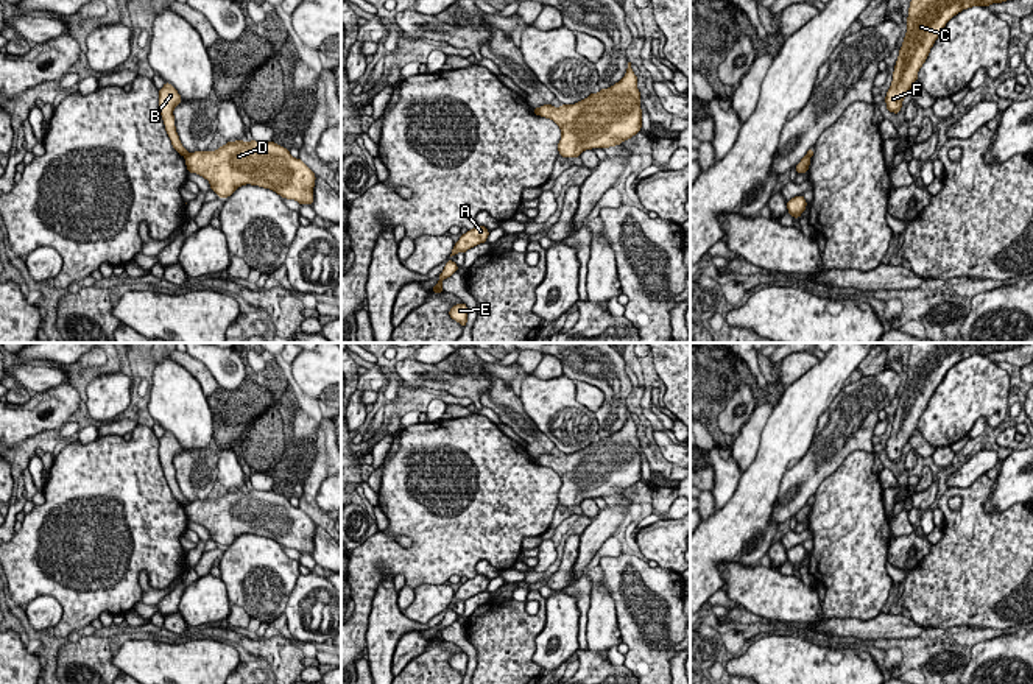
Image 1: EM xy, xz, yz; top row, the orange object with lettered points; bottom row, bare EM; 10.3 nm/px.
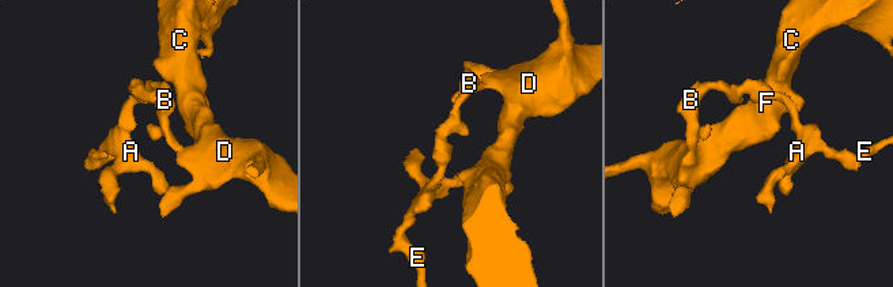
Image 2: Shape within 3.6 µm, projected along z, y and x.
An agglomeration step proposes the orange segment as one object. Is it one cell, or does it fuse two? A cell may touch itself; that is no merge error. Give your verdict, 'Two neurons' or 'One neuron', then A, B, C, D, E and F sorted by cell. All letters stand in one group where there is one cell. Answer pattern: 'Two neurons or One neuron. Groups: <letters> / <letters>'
Two neurons. Groups: A B E / C D F

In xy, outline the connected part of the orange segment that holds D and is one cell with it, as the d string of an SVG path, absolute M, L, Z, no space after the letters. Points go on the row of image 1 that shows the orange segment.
M227 142L215 151L185 156L185 165L189 173L207 179L221 199L251 184L299 204L313 203L315 173L274 142Z

